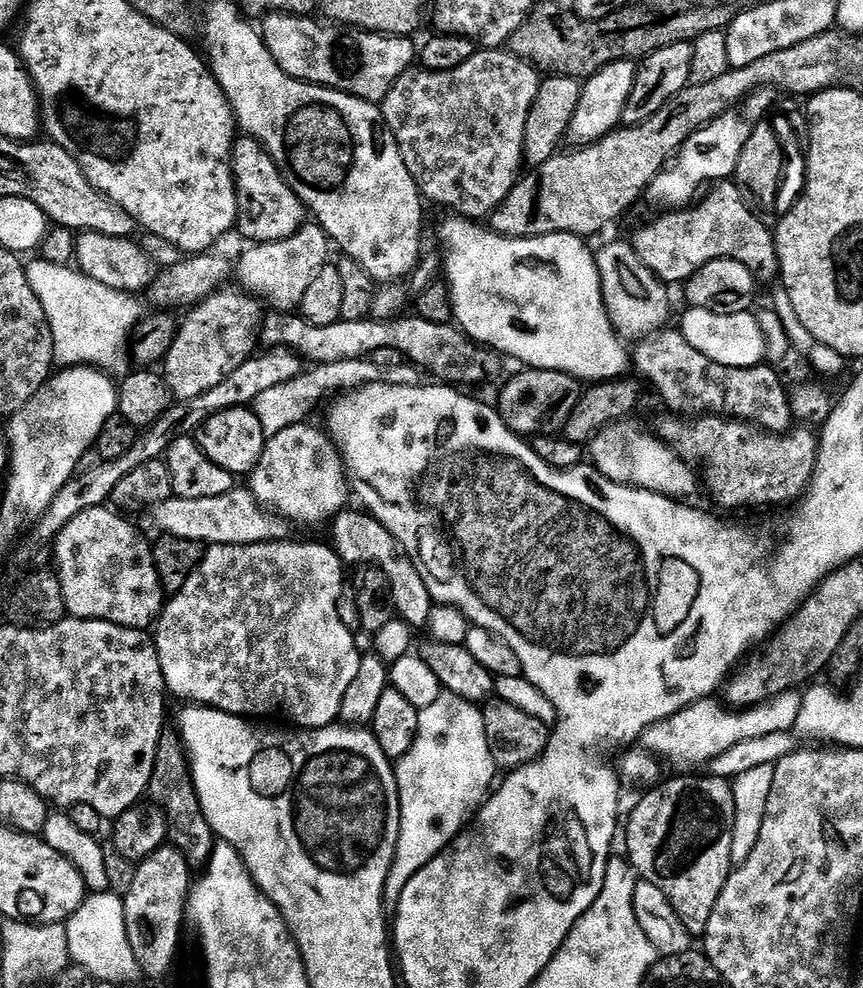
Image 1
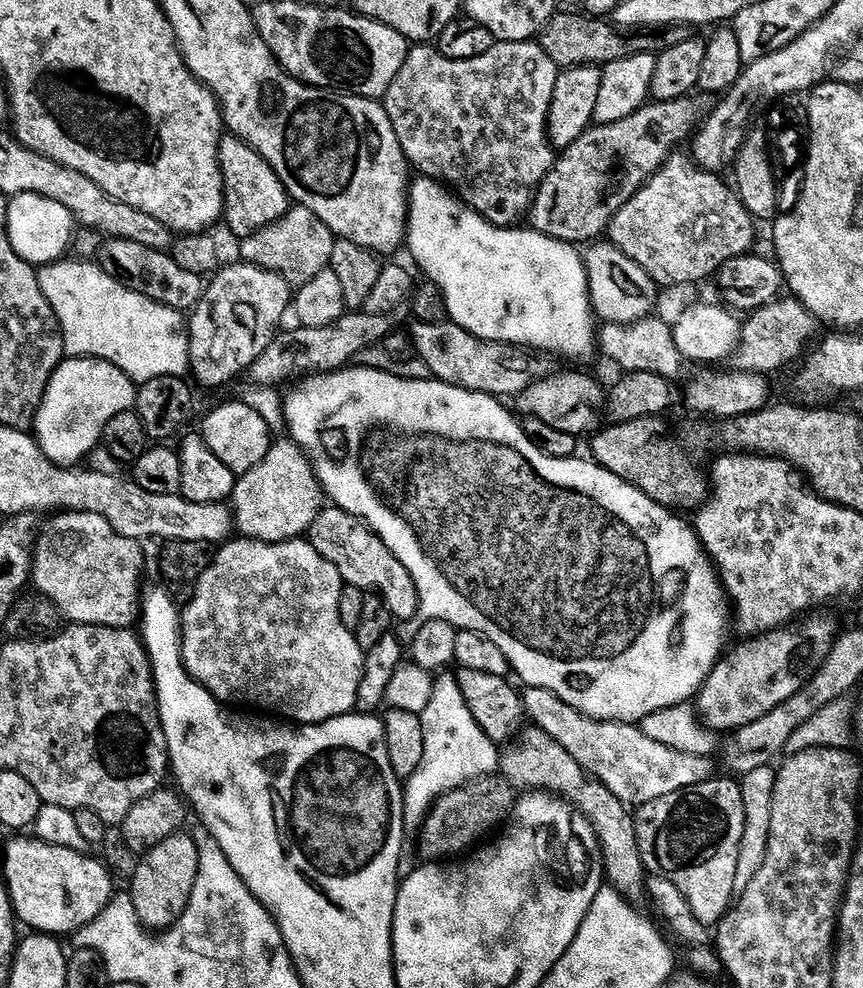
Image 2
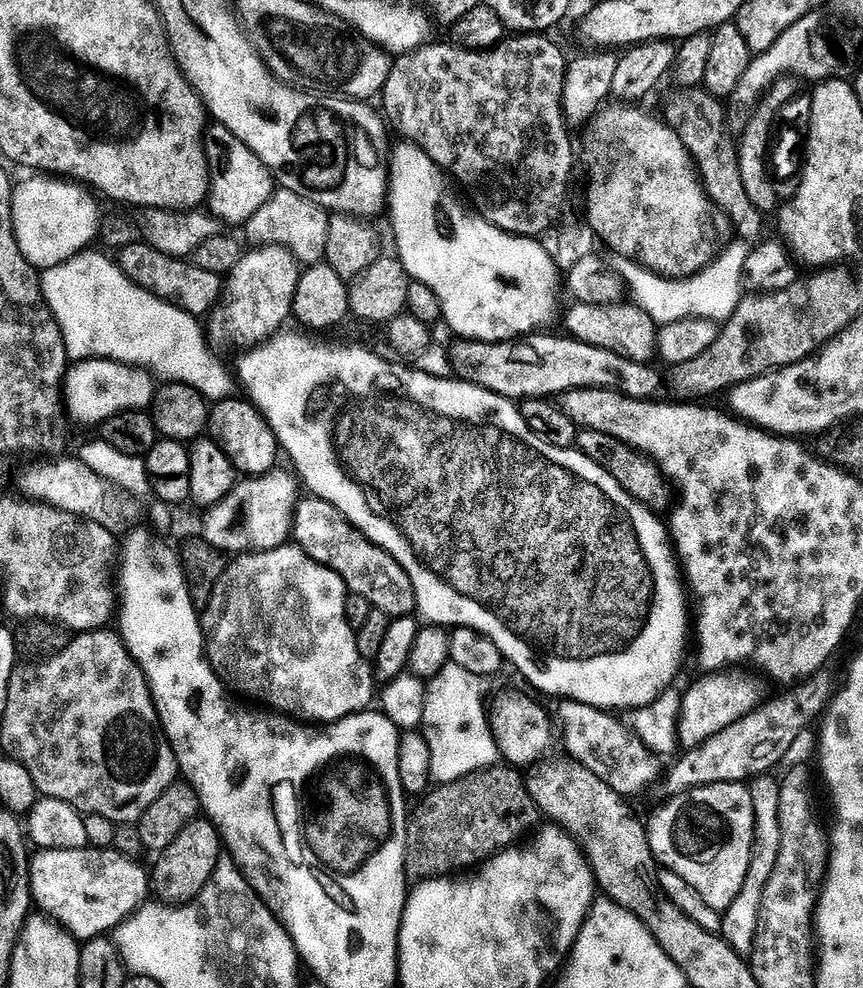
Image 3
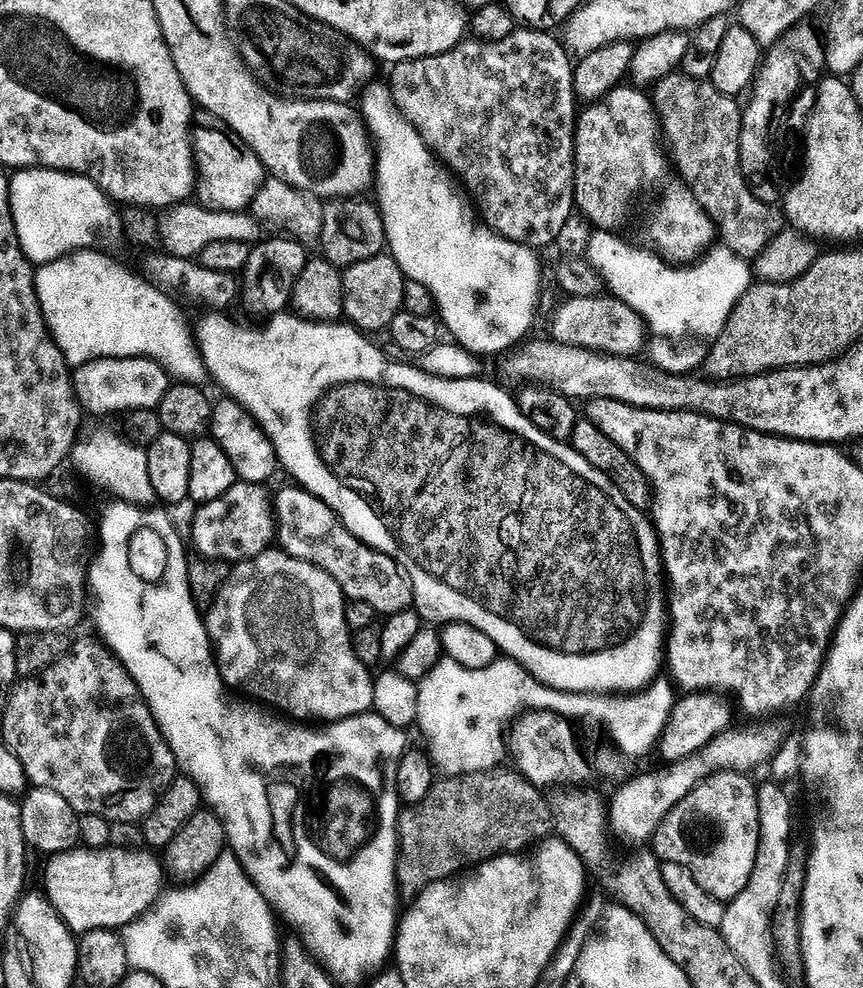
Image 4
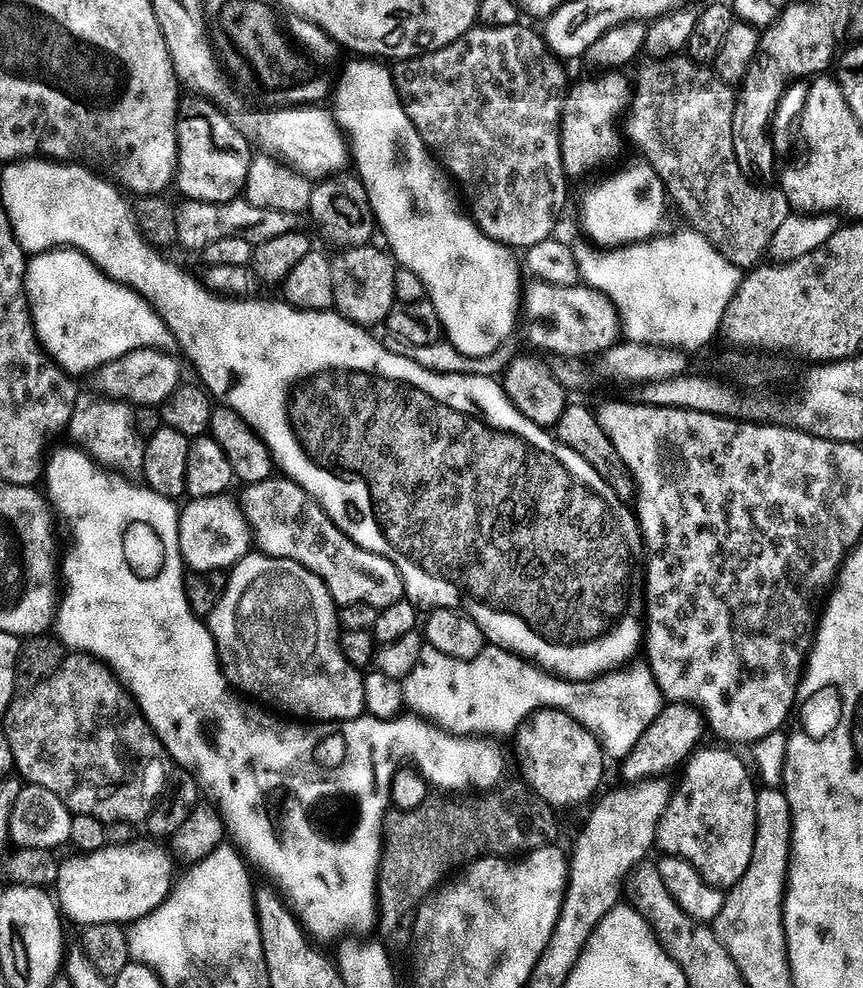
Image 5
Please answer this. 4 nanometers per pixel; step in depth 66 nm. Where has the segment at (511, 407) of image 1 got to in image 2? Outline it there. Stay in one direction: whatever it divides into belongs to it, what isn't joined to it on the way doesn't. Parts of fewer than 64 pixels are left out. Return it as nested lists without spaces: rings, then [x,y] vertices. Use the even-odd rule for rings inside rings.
[[[556,372],[545,374],[538,380],[533,380],[526,390],[522,390],[514,398],[515,411],[521,417],[541,420],[554,430],[562,430],[566,434],[580,438],[583,432],[595,429],[596,415],[605,407],[606,388],[600,385],[592,376],[584,372]]]

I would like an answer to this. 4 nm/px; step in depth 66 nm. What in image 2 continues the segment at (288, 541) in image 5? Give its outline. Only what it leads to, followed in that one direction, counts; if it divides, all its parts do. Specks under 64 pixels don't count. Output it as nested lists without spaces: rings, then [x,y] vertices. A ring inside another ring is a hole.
[[[325,506],[316,515],[316,521],[308,529],[306,536],[314,550],[318,550],[318,554],[325,556],[336,567],[349,589],[365,588],[365,593],[380,596],[395,619],[396,616],[400,620],[417,619],[420,595],[414,578],[363,520],[351,516],[343,507]]]

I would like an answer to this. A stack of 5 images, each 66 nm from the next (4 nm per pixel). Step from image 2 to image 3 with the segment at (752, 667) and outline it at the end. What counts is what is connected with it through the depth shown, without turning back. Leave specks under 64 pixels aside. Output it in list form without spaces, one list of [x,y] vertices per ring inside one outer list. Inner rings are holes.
[[[719,670],[711,674],[701,675],[701,680],[696,680],[688,688],[688,693],[680,700],[680,719],[676,725],[675,733],[678,737],[678,744],[681,749],[687,750],[698,748],[700,745],[713,738],[720,731],[728,726],[733,726],[734,722],[746,718],[766,699],[764,684],[756,676],[751,676],[748,672],[738,672],[742,670]]]

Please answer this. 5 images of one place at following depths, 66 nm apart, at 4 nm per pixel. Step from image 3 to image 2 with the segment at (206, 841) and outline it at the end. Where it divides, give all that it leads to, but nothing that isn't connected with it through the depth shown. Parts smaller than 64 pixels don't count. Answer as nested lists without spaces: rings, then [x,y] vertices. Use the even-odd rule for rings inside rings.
[[[176,832],[139,857],[140,865],[132,876],[130,895],[141,924],[149,930],[171,928],[188,908],[200,869],[200,846],[197,837],[186,833]]]

